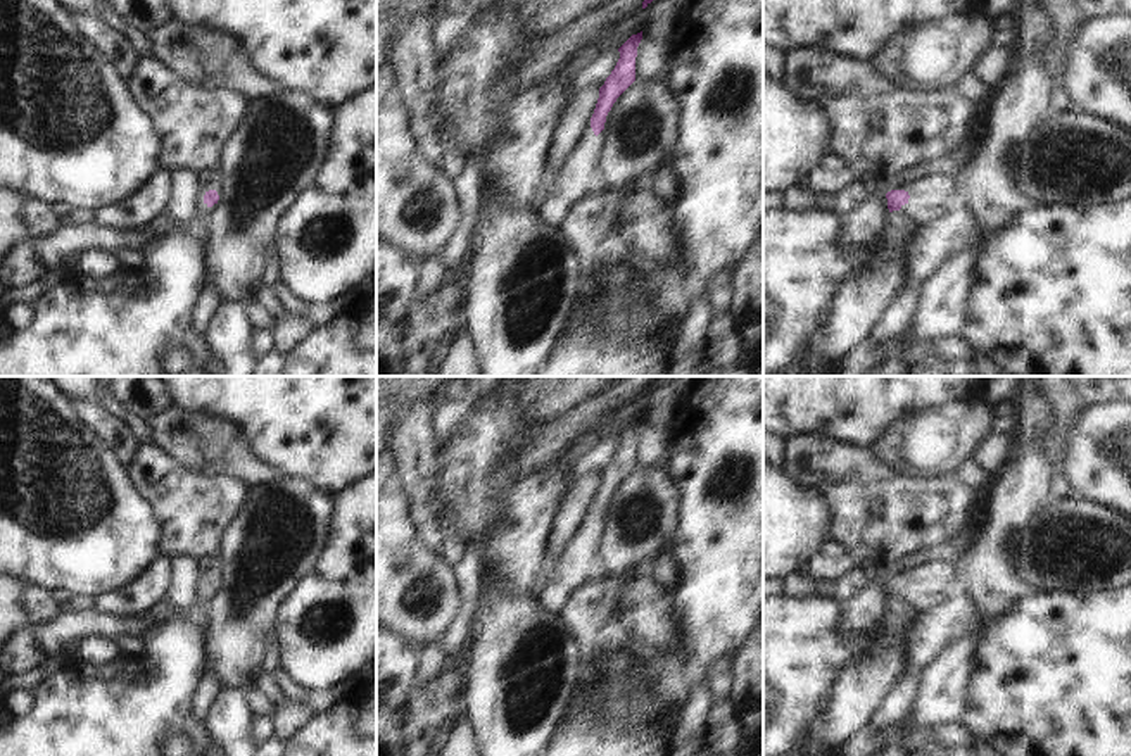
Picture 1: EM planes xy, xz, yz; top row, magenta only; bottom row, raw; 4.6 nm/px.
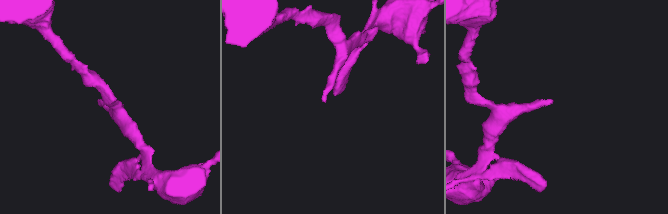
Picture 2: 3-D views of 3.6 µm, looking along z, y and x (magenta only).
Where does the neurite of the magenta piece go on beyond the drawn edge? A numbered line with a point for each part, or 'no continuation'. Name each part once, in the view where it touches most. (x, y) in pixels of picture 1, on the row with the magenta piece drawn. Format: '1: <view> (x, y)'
1: yz (929, 195)

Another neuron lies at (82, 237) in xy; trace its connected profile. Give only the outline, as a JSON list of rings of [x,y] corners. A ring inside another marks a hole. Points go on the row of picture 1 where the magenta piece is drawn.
[[[60,221],[59,228],[40,240],[24,238],[45,269],[54,269],[66,262],[73,262],[90,249],[102,249],[107,252],[116,252],[121,247],[131,247],[142,250],[150,240],[166,236],[180,228],[174,221],[167,223],[161,233],[150,230],[112,230],[104,228],[97,223],[81,224],[73,221]]]

